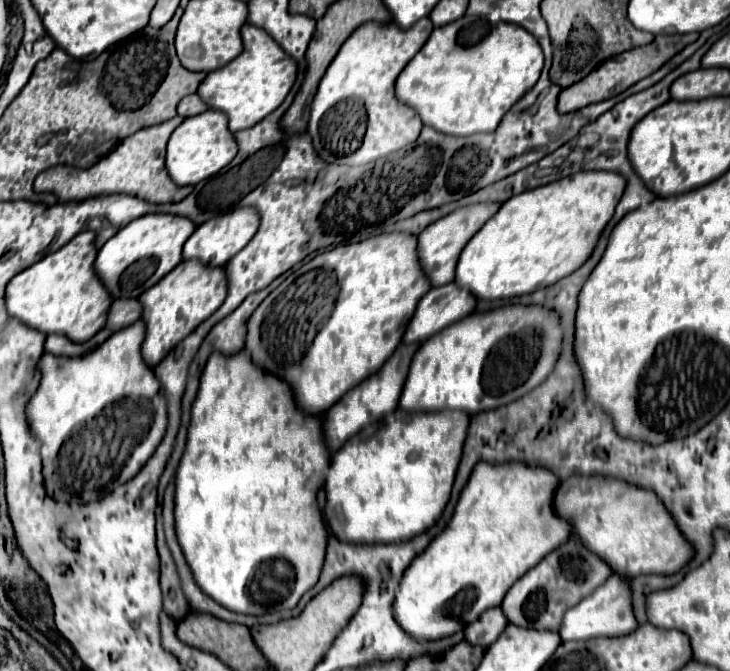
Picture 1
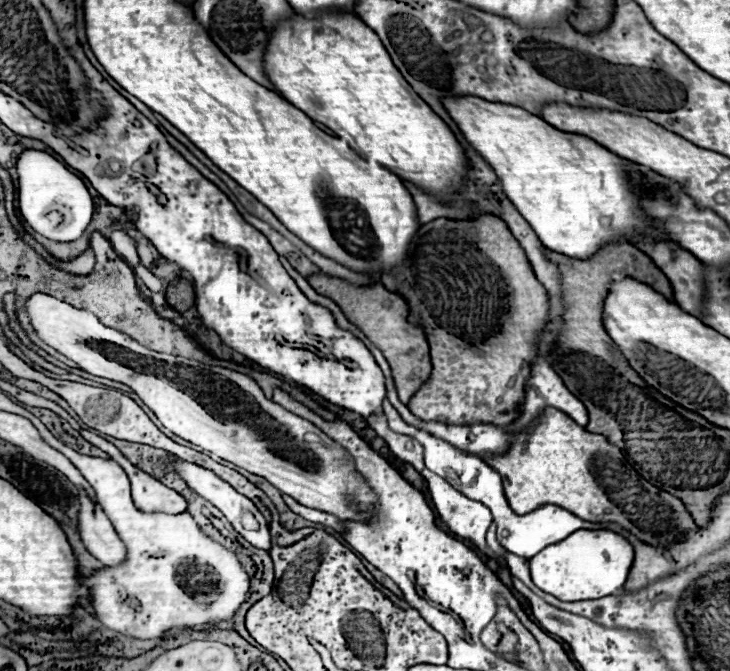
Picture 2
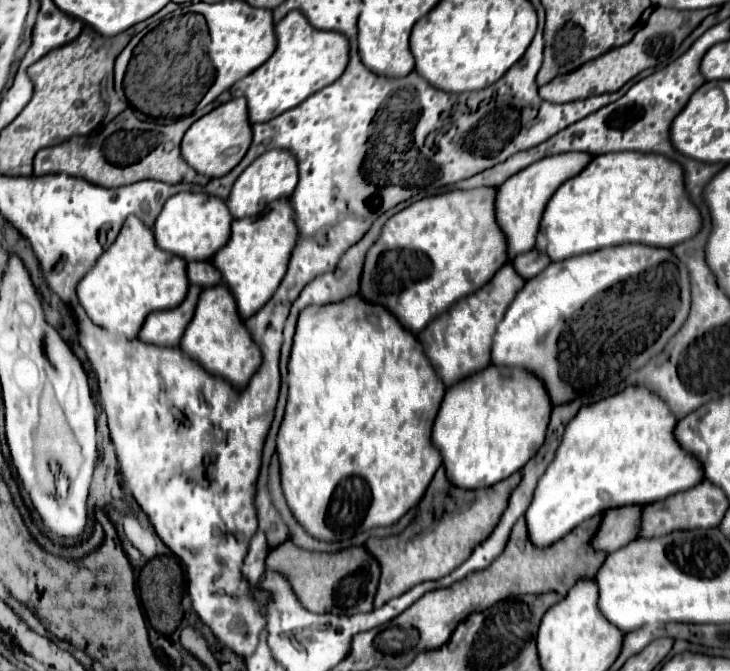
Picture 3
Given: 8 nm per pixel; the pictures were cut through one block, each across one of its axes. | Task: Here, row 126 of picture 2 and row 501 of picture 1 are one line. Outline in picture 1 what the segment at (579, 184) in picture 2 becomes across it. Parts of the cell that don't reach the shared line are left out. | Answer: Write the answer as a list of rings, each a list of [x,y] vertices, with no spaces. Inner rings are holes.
[[[478,462],[466,488],[462,490],[450,524],[420,556],[414,558],[412,566],[400,580],[394,602],[394,616],[400,626],[416,640],[436,640],[464,630],[484,610],[500,606],[508,588],[548,552],[564,544],[572,534],[568,520],[560,520],[560,516],[552,512],[552,496],[556,494],[556,488],[556,474],[540,464]]]

